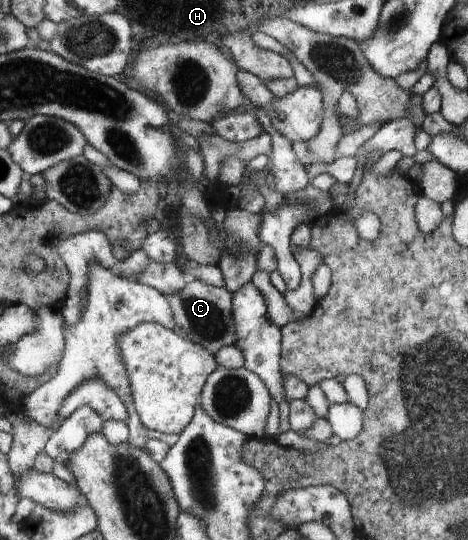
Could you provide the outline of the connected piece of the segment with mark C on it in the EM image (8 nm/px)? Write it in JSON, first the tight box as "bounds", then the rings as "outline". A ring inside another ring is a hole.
{"bounds":[166,277,235,355],"outline":[[[187,277],[187,282],[183,289],[179,289],[173,295],[166,295],[167,301],[175,319],[175,325],[179,331],[183,331],[189,340],[197,345],[201,345],[205,351],[214,355],[220,349],[235,345],[235,323],[233,323],[233,295],[225,288],[207,285],[205,282]]]}

